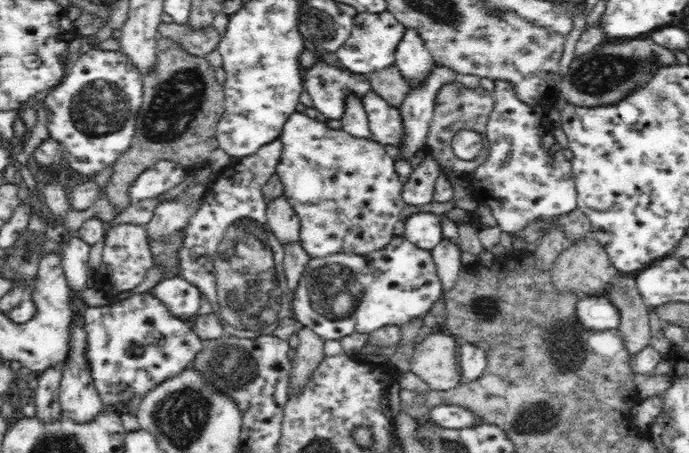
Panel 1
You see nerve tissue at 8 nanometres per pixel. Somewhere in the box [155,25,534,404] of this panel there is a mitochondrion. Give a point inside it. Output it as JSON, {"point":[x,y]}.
{"point":[247,290]}

